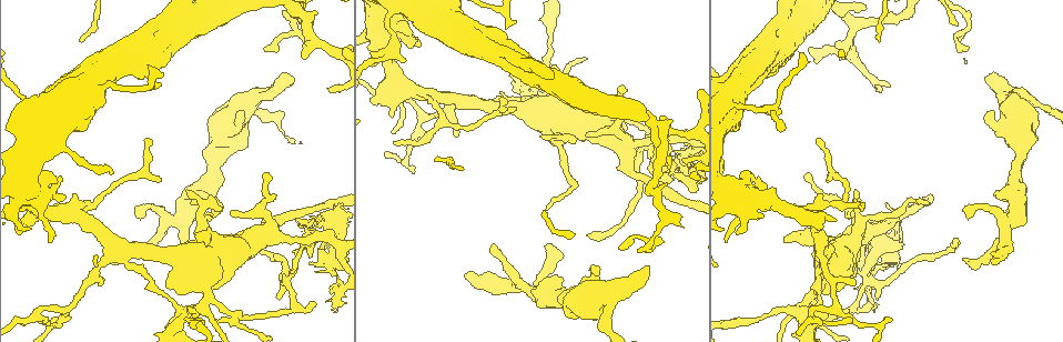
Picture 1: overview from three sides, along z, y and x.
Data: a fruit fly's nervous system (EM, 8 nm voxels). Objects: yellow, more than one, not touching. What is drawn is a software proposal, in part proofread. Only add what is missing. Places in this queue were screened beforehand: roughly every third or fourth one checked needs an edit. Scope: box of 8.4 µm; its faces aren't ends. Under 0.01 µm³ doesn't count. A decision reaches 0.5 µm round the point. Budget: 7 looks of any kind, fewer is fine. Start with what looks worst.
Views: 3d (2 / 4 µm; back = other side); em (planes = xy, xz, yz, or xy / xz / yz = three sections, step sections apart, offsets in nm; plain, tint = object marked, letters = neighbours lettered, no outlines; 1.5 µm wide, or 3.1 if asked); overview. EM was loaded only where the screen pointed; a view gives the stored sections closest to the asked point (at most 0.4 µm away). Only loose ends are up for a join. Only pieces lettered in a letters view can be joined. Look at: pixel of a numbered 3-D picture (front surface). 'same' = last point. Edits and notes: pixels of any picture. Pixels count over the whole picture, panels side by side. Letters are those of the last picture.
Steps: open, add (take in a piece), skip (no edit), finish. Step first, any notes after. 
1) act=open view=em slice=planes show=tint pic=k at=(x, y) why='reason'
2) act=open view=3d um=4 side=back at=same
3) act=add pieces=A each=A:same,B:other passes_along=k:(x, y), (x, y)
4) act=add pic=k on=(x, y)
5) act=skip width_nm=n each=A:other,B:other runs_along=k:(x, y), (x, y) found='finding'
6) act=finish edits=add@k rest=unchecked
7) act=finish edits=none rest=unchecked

act=open view=3d um=4 pic=1 at=(784, 239) why='an open end'

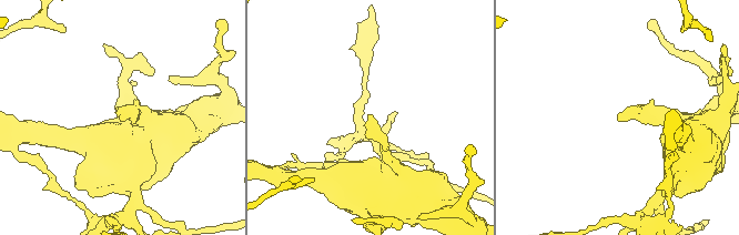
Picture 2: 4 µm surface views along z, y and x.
act=open view=em slice=planes show=letters pic=2 at=(120, 121) why='need the tissue'

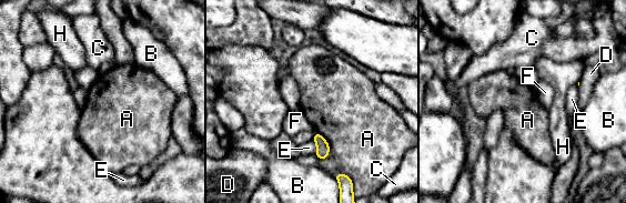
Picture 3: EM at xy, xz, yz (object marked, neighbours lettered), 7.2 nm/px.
act=skip each=A:other,B:other,C:other,D:other,E:other,F:other,H:other border=3:(314, 131), (311, 139) found='no lettered piece goes on from it'

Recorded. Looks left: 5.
act=open view=3d um=4 pic=1 at=(389, 116) why='free end'

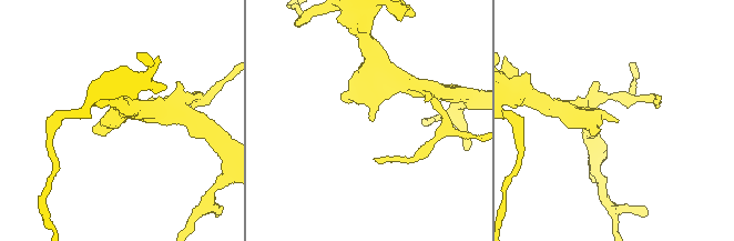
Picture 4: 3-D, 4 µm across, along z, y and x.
act=open view=em slice=yz step=8 show=plain pic=4 at=(369, 118)

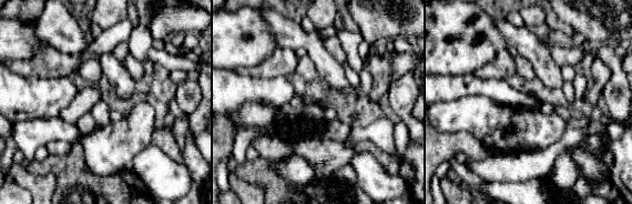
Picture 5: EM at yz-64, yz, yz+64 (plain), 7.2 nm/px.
act=open view=em slice=yz step=8 show=letters at=same why='what lies round it'

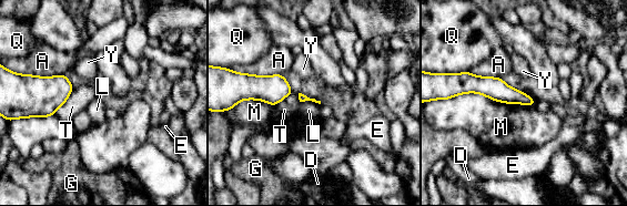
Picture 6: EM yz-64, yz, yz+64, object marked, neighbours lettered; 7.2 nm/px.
act=skip each=A:other,D:other,E:other,G:other,L:other,M:other,Q:other,T:other,Y:other runs_along=6:(462, 90), (489, 86), (532, 103) found='none of them fits'

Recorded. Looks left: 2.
act=finish edits=none rest=unchecked

